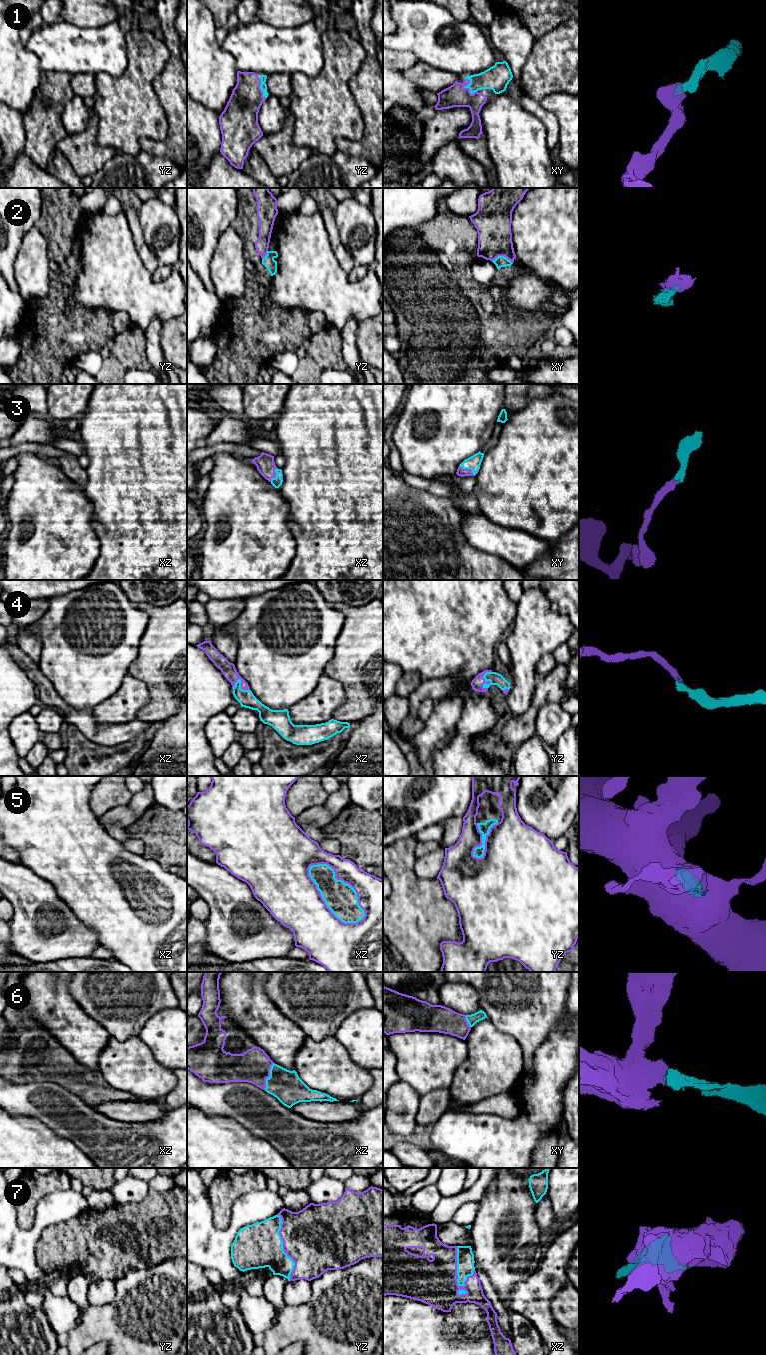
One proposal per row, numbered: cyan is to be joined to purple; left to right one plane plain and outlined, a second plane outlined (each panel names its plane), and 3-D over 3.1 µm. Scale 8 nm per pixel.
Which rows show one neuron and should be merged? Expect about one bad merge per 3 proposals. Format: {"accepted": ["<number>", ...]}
{"accepted": ["1", "3", "4", "5", "6", "7"]}

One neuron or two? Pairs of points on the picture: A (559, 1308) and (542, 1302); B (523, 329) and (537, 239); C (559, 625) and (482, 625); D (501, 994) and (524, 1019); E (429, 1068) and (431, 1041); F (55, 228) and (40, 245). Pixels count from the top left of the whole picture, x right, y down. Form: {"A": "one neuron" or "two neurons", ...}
{"A": "two neurons", "B": "two neurons", "C": "two neurons", "D": "one neuron", "E": "one neuron", "F": "two neurons"}

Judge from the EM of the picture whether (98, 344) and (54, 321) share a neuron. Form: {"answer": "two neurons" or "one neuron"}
{"answer": "one neuron"}

